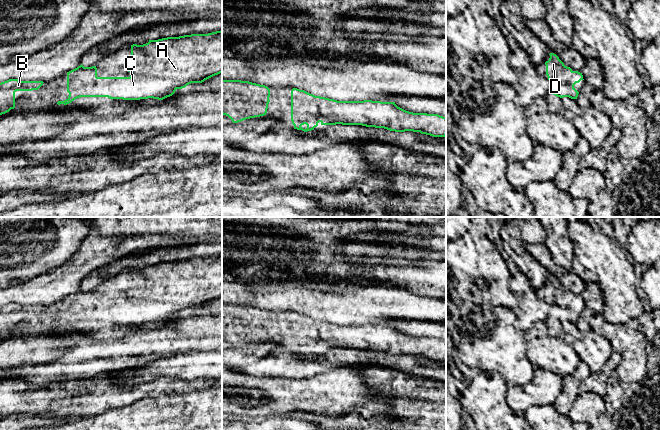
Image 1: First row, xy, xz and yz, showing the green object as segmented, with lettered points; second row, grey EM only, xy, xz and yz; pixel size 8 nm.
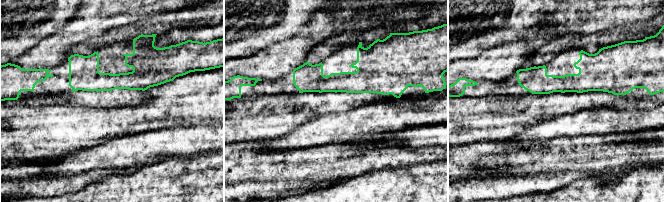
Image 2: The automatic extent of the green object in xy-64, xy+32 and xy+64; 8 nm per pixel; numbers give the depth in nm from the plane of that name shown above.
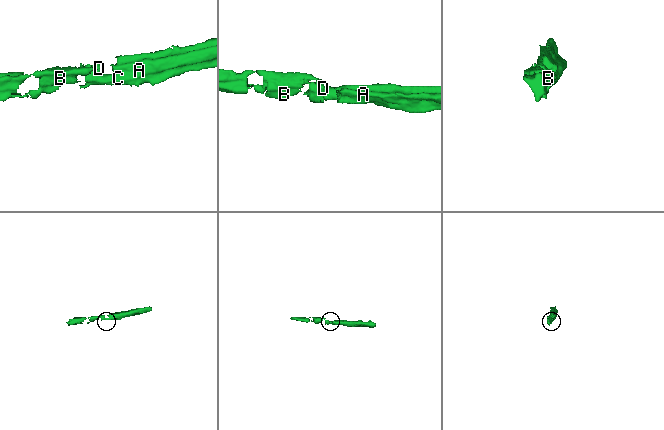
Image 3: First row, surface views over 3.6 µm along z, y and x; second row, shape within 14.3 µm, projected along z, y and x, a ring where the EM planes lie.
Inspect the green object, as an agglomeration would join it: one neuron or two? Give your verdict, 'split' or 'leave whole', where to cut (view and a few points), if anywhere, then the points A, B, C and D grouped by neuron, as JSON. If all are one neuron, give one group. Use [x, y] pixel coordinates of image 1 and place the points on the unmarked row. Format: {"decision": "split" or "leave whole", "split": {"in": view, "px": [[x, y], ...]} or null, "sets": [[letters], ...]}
{"decision": "leave whole", "split": null, "sets": [["A", "B", "C", "D"]]}

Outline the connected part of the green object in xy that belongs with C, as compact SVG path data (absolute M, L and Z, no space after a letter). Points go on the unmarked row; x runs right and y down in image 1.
M222 254L208 258L191 258L179 261L167 261L158 264L149 264L143 269L131 269L131 291L125 293L131 297L130 301L98 301L96 290L84 291L82 288L67 296L67 316L69 320L57 328L67 329L80 321L108 321L110 323L163 324L172 320L177 313L185 312L191 307L202 307L205 304L222 297Z

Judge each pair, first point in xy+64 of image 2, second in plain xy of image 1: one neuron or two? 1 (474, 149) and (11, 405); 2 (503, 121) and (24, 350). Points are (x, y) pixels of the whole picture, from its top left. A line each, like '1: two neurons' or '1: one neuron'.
1: one neuron
2: one neuron

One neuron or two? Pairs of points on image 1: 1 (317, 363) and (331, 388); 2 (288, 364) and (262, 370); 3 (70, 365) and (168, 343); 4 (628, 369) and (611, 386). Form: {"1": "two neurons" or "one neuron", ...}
{"1": "two neurons", "2": "one neuron", "3": "one neuron", "4": "two neurons"}

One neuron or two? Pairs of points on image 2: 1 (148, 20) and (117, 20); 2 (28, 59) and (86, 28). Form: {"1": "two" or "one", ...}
{"1": "two", "2": "one"}

